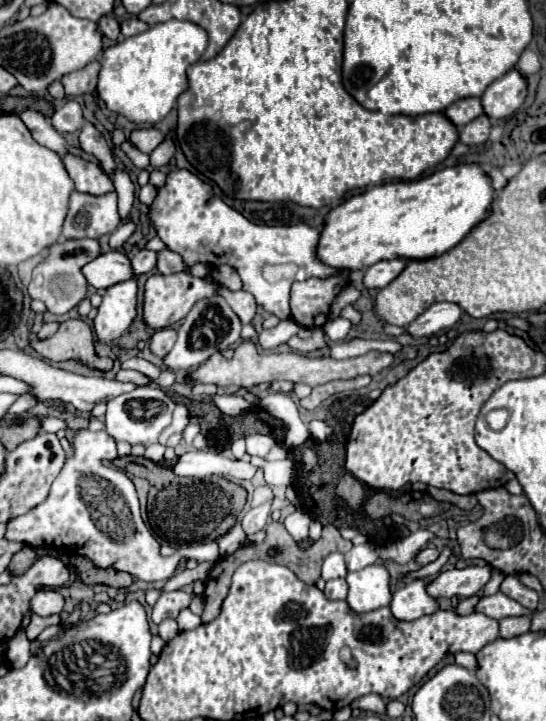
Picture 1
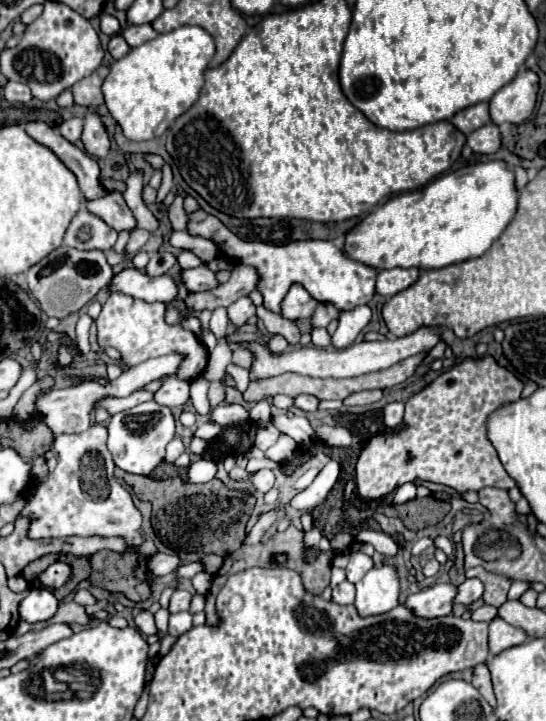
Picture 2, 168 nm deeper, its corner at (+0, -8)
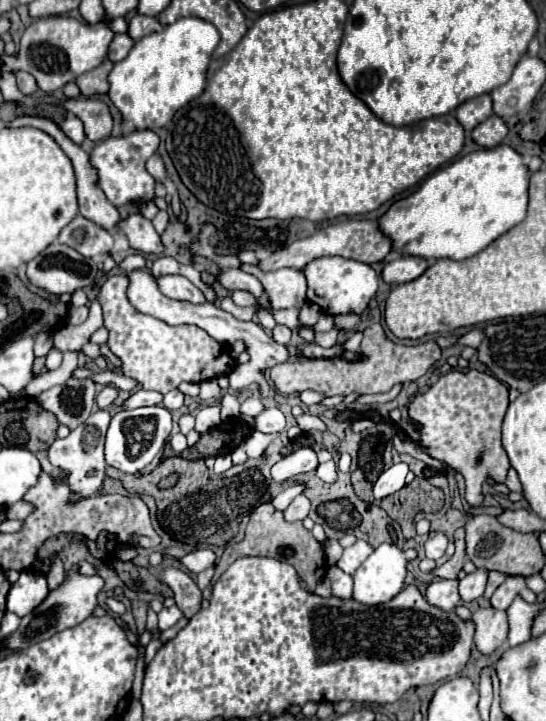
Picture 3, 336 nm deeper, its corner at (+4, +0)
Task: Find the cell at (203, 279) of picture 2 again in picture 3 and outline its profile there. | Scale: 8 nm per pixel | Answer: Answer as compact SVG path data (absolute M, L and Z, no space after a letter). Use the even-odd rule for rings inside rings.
M226 269L226 271L220 271L216 281L226 289L226 291L236 291L236 289L244 289L244 291L250 291L252 295L260 297L264 293L264 287L260 285L260 281L250 275L250 273L244 273L240 269Z

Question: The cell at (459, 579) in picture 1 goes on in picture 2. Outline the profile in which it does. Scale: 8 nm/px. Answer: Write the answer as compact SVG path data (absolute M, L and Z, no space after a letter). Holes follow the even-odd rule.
M466 579L460 587L458 587L458 595L456 595L456 603L462 605L472 605L476 603L484 593L484 585L480 579Z

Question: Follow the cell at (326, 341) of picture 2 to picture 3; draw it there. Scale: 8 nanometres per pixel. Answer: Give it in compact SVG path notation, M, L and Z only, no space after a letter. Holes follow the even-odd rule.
M332 329L332 331L326 331L326 333L320 333L320 331L314 331L314 343L320 345L320 347L332 347L338 339L338 329Z

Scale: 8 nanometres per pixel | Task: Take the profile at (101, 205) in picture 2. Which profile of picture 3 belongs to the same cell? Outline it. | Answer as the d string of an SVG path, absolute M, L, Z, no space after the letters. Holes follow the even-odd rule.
M140 213L120 219L118 231L128 237L130 247L136 249L138 253L162 253L160 235L154 231L152 223L146 217L142 217Z

